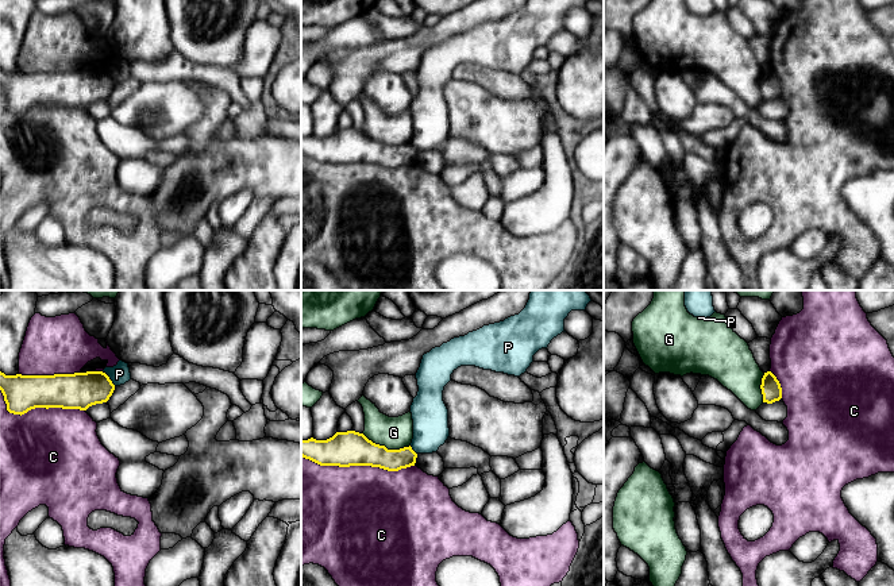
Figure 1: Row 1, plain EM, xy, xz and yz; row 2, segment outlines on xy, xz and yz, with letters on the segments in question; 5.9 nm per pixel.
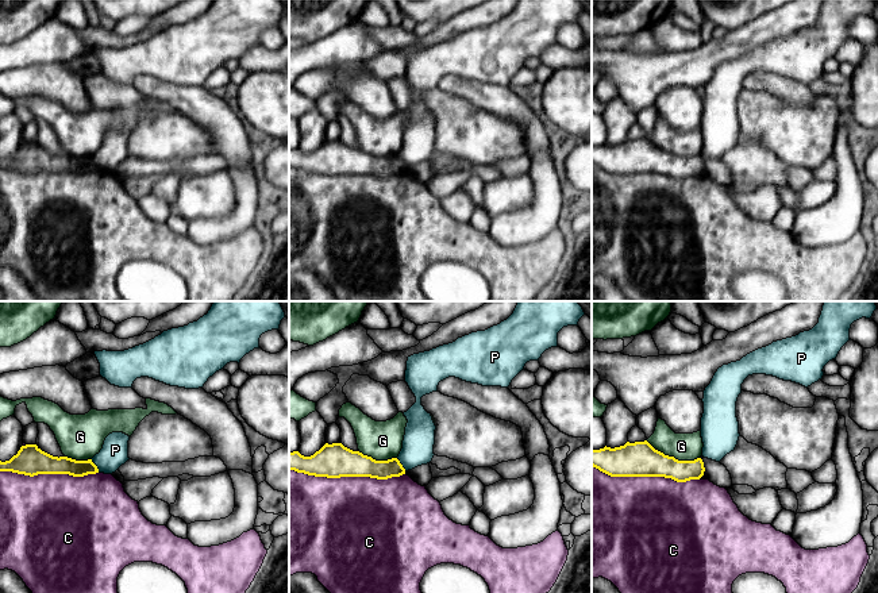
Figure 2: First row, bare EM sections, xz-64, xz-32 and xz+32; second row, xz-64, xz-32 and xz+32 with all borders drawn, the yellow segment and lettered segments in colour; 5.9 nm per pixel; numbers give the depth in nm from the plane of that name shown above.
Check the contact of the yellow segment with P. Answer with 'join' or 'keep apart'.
keep apart

